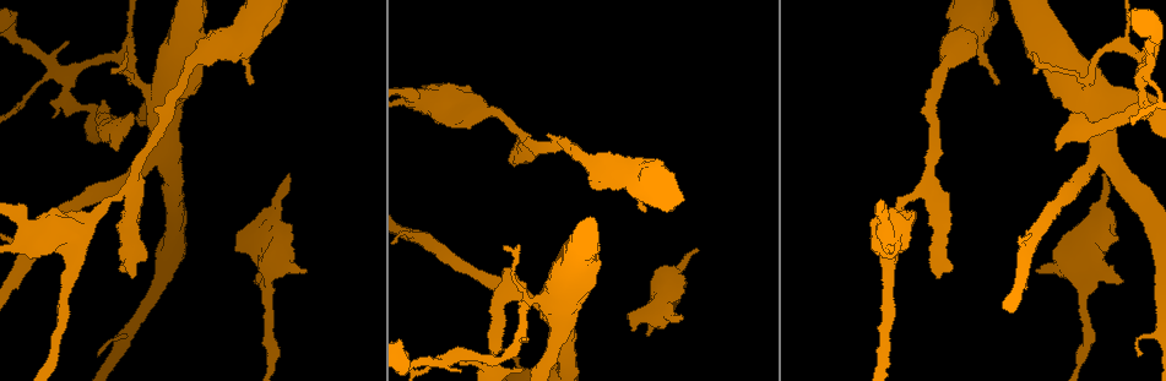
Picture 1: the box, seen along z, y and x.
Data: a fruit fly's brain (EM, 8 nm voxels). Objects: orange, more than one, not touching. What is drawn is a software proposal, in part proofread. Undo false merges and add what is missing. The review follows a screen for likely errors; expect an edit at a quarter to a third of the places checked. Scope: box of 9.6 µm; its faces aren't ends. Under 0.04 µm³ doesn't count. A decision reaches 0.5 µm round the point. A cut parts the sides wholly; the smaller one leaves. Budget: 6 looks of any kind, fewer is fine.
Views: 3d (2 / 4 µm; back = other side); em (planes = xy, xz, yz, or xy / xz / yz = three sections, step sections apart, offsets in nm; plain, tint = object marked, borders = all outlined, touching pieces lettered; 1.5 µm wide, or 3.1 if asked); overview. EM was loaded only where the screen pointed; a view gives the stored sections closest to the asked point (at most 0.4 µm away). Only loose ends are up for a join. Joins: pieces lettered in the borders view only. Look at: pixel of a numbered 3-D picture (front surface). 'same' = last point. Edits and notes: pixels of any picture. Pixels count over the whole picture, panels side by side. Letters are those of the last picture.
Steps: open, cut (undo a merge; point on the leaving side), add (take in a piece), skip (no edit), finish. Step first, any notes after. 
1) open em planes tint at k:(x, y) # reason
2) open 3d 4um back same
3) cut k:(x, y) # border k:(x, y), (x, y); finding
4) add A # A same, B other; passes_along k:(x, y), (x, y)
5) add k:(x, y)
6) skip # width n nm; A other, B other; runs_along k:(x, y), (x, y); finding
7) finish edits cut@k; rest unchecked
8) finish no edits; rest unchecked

open 3d 4um at 1:(150, 91) # calibre changes

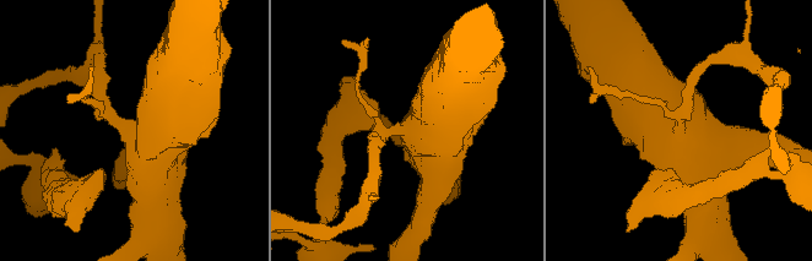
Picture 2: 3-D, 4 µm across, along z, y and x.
open em planes borders at 2:(406, 127) # now the EM

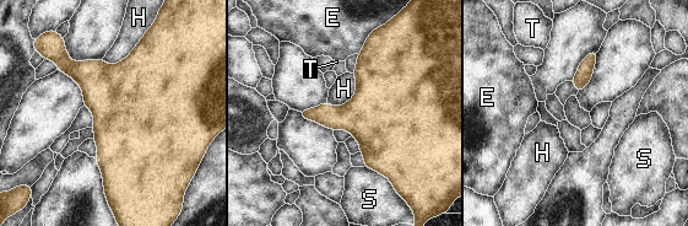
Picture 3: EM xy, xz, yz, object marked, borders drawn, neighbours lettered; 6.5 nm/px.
skip # width 550 nm; E other, H other, S other, T other; border 3:(353, 74), (355, 93), (330, 106); one neuron here

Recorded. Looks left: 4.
open em planes borders at 1:(681, 316) # an open end

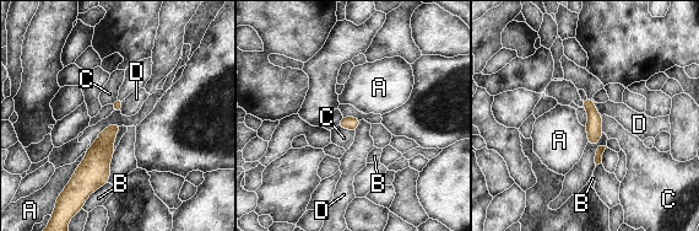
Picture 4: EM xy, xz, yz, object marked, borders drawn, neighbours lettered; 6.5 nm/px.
skip # A other, B other, C other, D other; border 4:(594, 103), (601, 116); none of them fits

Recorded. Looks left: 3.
open 3d 2um at 1:(1035, 271) # branch stops here

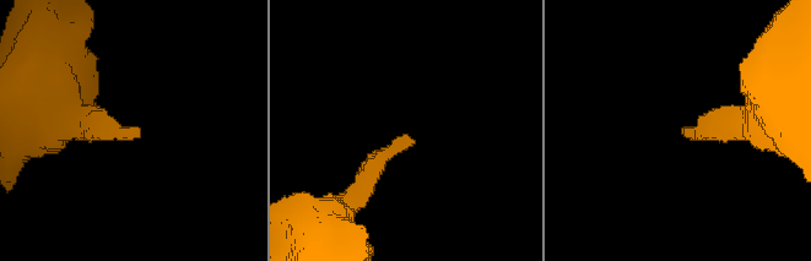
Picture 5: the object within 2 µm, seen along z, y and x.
open em planes borders at 5:(413, 143) # shape alone is not enough

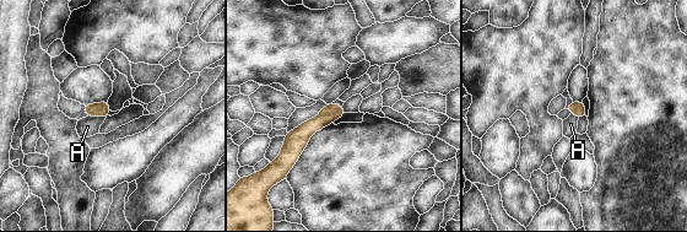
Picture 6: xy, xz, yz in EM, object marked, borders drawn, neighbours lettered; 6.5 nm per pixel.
skip # longest_contact A 130 nm; A other; runs_along 6:(337, 108), (293, 145), (287, 161); no lettered piece goes on from it

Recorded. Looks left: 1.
finish no edits; rest unchecked

